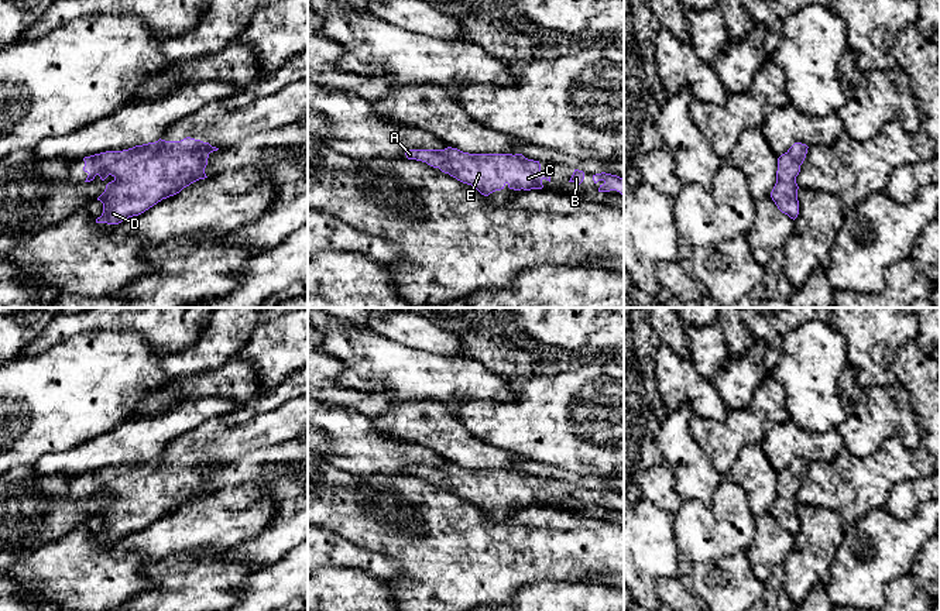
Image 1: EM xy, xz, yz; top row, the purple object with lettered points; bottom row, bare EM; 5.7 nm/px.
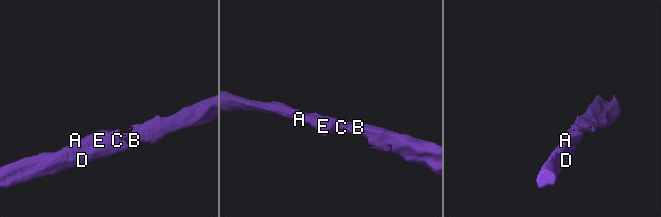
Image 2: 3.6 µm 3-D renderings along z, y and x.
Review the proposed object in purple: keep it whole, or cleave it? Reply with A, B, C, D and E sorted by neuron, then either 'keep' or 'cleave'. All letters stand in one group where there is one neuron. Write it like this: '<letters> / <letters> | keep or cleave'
A B C D E | keep

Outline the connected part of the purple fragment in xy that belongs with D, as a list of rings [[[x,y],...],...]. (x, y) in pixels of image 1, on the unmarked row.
[[[191,453],[181,457],[159,454],[123,467],[85,473],[83,487],[89,490],[85,498],[96,491],[102,497],[109,491],[114,494],[97,514],[103,519],[103,529],[96,539],[119,540],[207,494],[205,484],[209,470],[217,466]]]

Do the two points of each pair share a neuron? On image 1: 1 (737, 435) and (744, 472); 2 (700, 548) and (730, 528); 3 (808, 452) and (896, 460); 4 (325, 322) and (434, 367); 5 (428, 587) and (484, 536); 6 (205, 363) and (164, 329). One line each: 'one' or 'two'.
1: two
2: one
3: two
4: one
5: one
6: two

